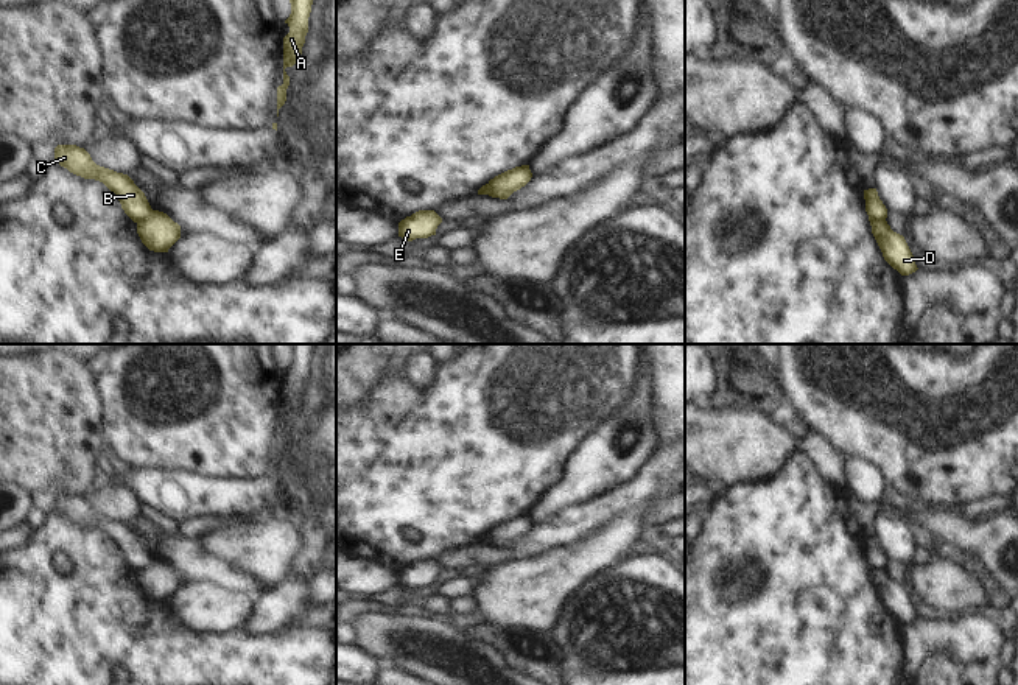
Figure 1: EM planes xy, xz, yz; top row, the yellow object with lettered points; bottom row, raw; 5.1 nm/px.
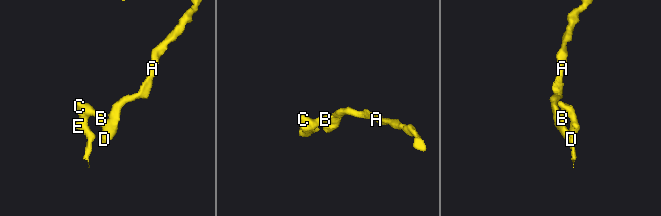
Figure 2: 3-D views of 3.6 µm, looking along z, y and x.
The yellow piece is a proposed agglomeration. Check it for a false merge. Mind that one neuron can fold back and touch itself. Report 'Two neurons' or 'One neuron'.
Two neurons.

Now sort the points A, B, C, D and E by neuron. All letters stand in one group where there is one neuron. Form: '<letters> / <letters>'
A D / B C E

